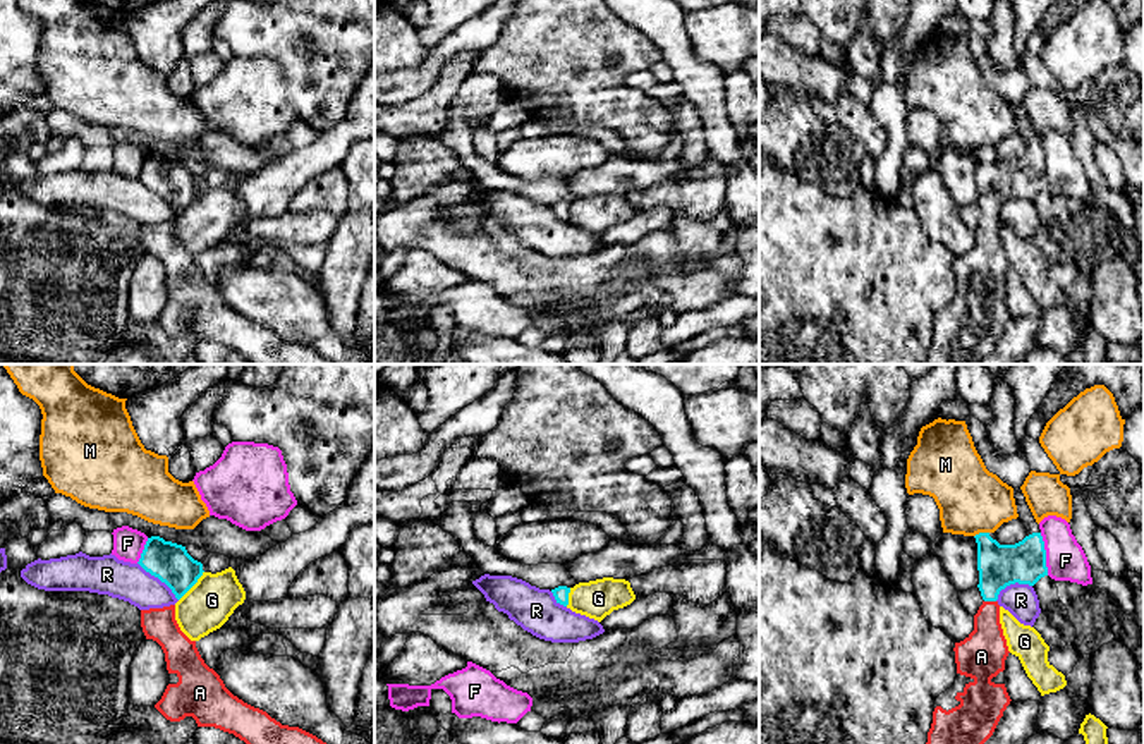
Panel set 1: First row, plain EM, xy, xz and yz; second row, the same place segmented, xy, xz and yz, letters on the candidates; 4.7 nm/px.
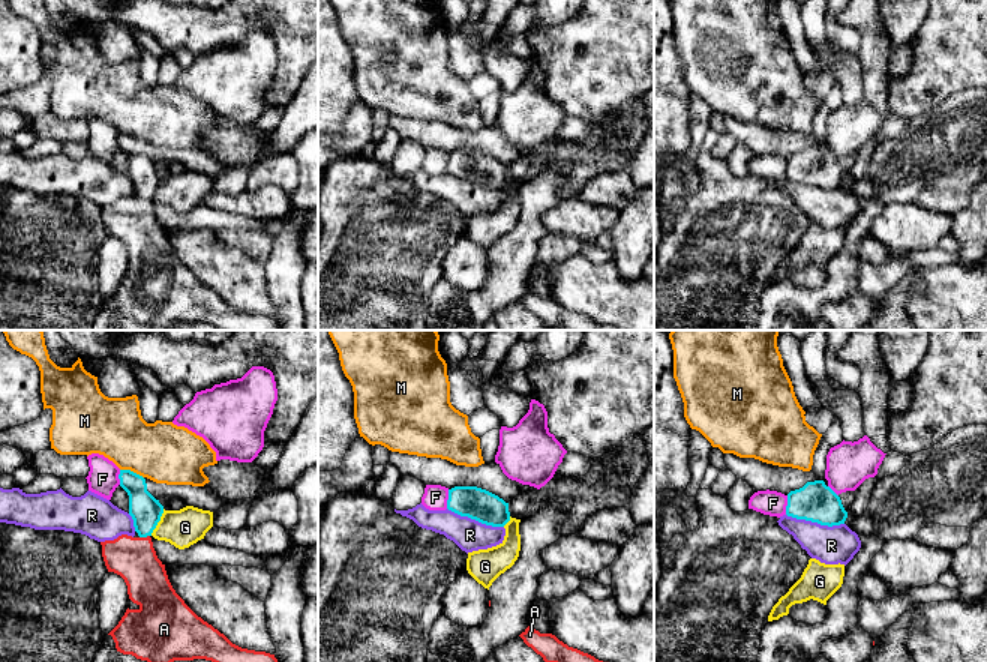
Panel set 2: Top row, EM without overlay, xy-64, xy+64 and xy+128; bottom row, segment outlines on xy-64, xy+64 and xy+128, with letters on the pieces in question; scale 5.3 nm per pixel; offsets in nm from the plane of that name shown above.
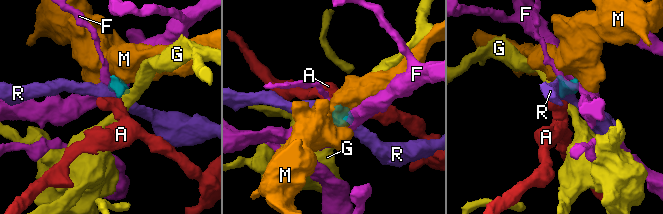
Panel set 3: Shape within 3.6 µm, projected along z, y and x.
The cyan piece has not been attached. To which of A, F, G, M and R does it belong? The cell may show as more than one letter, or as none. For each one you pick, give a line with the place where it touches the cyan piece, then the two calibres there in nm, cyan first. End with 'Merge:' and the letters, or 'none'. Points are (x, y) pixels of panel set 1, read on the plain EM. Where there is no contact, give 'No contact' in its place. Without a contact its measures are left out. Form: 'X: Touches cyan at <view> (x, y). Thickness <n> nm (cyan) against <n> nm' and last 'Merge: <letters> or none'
A: Touches cyan at yz (990, 215). Thickness 200 nm (cyan) against 200 nm
Merge: A

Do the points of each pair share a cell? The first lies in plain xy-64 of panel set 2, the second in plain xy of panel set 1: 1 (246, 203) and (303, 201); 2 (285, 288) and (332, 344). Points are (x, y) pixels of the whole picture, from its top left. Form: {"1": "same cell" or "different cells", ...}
{"1": "different cells", "2": "different cells"}

